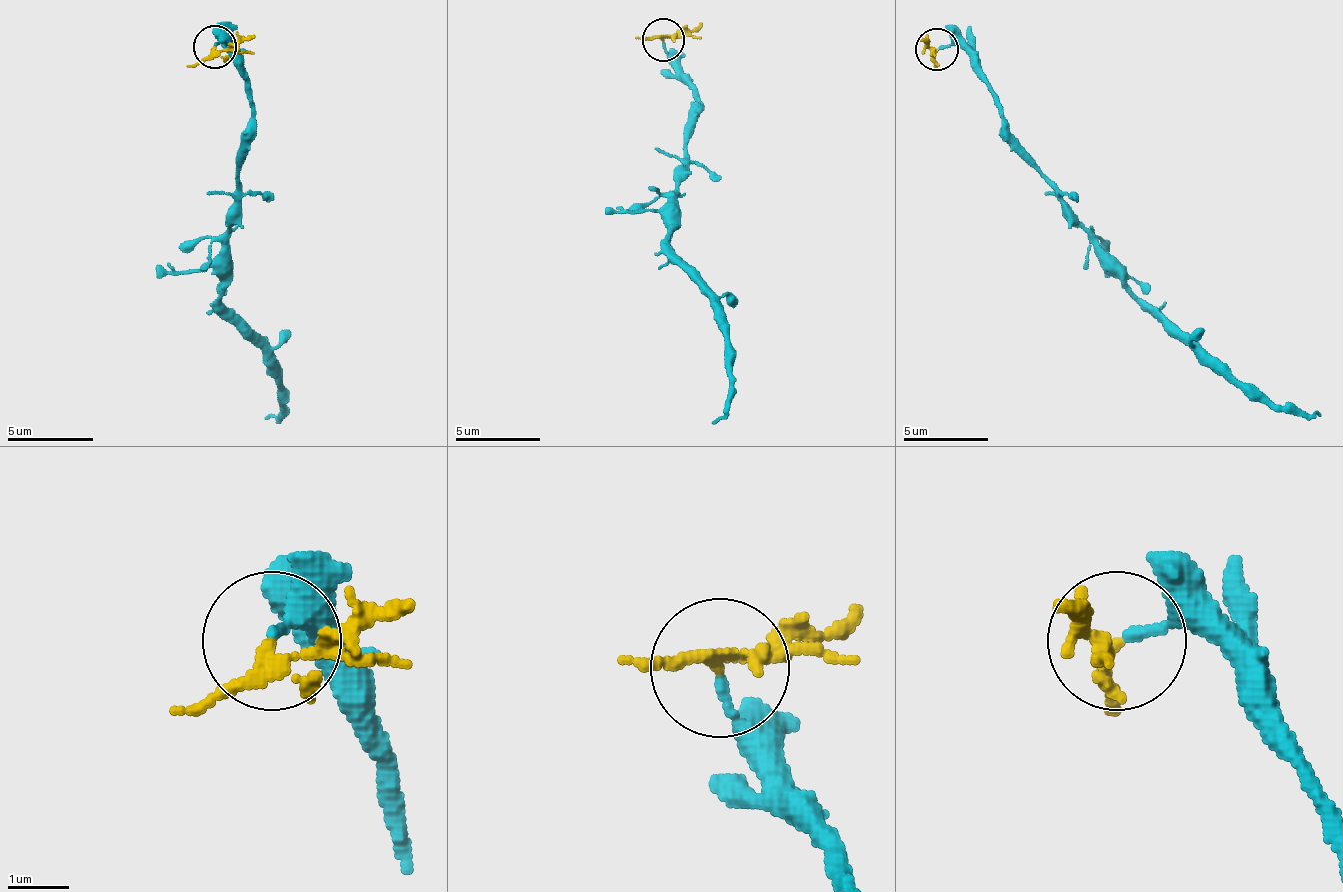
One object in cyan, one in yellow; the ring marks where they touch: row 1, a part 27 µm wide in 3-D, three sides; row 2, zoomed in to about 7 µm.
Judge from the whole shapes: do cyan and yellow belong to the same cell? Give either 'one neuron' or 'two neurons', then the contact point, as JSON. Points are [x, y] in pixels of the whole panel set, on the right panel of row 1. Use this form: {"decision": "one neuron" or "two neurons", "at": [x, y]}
{"decision": "two neurons", "at": [937, 49]}

